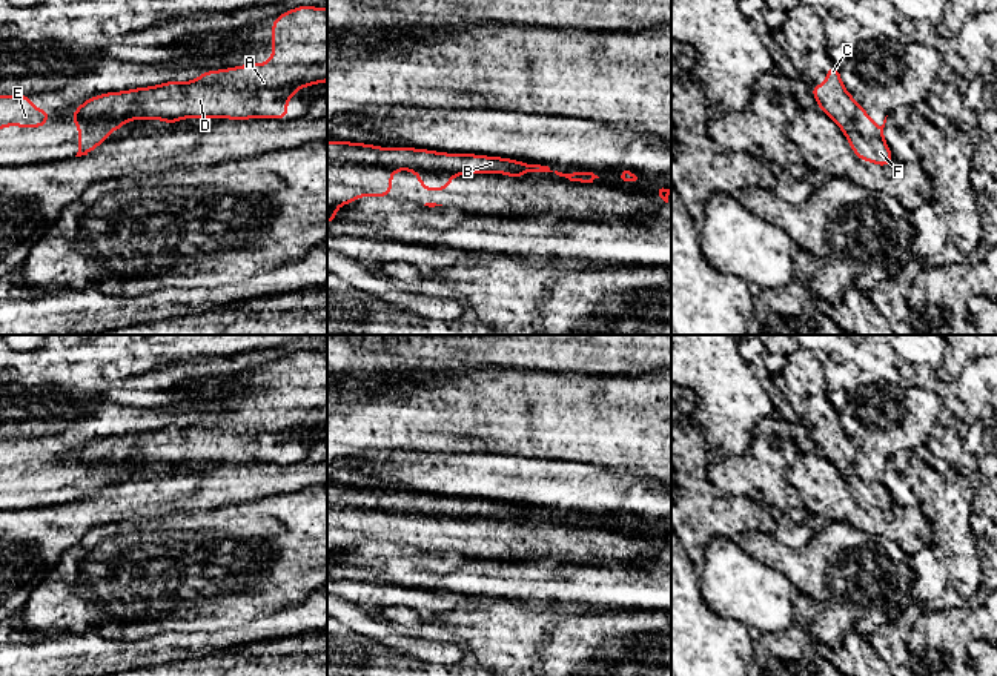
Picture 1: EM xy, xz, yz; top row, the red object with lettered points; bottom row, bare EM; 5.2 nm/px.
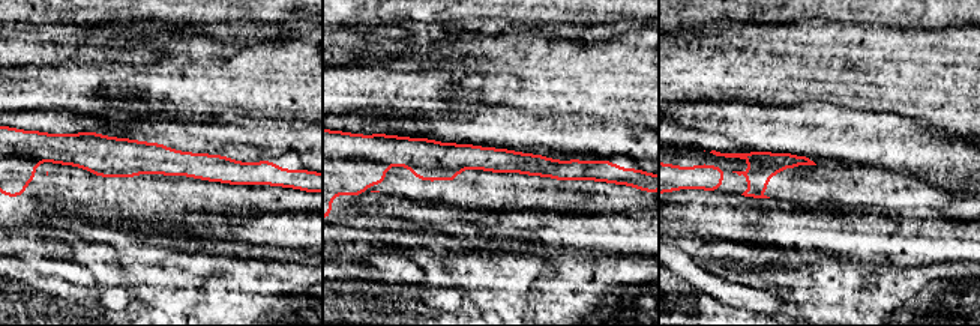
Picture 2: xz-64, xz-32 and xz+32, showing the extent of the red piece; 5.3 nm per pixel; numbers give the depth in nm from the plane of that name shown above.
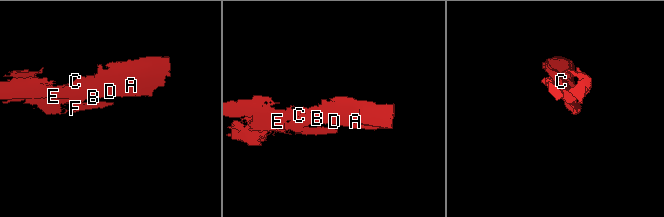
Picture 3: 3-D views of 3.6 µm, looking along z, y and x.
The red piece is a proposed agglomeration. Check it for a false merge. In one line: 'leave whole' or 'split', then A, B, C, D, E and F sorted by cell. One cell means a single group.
split; A B C D / E F

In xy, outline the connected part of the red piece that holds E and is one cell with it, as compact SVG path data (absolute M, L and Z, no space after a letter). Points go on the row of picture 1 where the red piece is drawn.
M0 95L0 129L5 126L20 126L26 129L49 124L49 111L35 109L29 95Z

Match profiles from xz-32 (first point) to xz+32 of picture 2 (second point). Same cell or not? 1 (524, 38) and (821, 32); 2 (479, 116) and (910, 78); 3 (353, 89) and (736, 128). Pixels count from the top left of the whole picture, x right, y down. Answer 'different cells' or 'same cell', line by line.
1: same cell
2: different cells
3: different cells

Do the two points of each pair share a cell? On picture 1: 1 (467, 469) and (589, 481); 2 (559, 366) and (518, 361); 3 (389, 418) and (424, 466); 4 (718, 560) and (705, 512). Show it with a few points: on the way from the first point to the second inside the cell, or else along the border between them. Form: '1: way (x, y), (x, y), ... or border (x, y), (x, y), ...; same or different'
1: way (498, 472), (530, 472), (546, 481), (558, 481); same
2: way (549, 360), (529, 360); same
3: border (377, 452), (450, 452); different
4: border (735, 538), (713, 536), (698, 570); different

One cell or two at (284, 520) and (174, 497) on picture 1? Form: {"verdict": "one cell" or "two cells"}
{"verdict": "two cells"}

